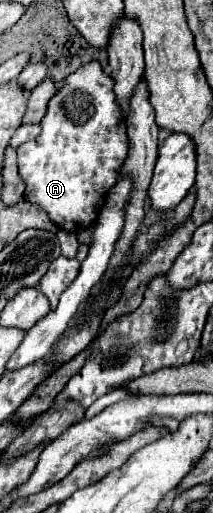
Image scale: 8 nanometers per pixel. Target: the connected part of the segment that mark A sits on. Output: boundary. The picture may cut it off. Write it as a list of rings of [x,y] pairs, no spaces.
[[[92,60],[80,66],[62,86],[56,86],[58,90],[40,122],[42,132],[16,150],[18,172],[26,184],[24,198],[38,204],[60,230],[78,234],[96,222],[104,192],[118,180],[130,142],[114,94],[114,80],[104,74],[100,62]]]

